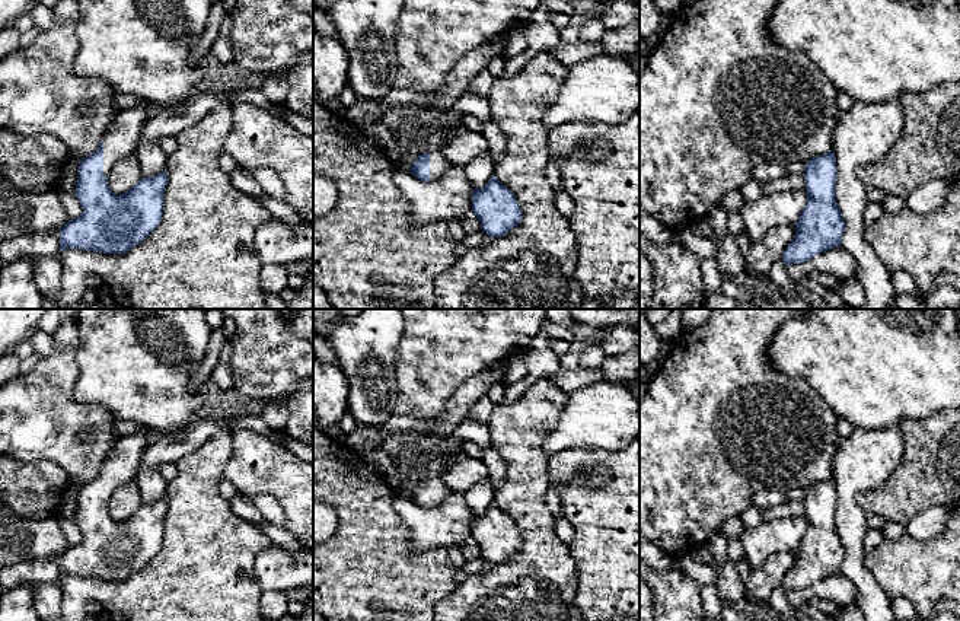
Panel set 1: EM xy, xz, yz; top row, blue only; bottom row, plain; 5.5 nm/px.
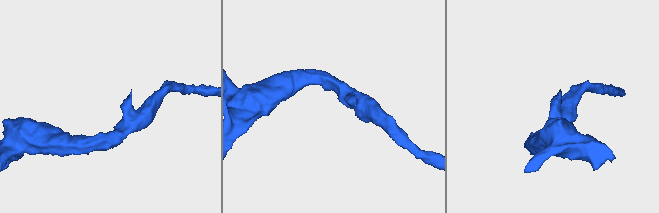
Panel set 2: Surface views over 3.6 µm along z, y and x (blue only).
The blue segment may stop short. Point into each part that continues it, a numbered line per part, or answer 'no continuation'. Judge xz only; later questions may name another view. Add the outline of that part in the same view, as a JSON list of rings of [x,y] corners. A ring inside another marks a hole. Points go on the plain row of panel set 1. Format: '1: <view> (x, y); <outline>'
1: xz (439, 490); [[[430,480],[430,507],[437,507],[452,493],[452,490],[440,480]]]

